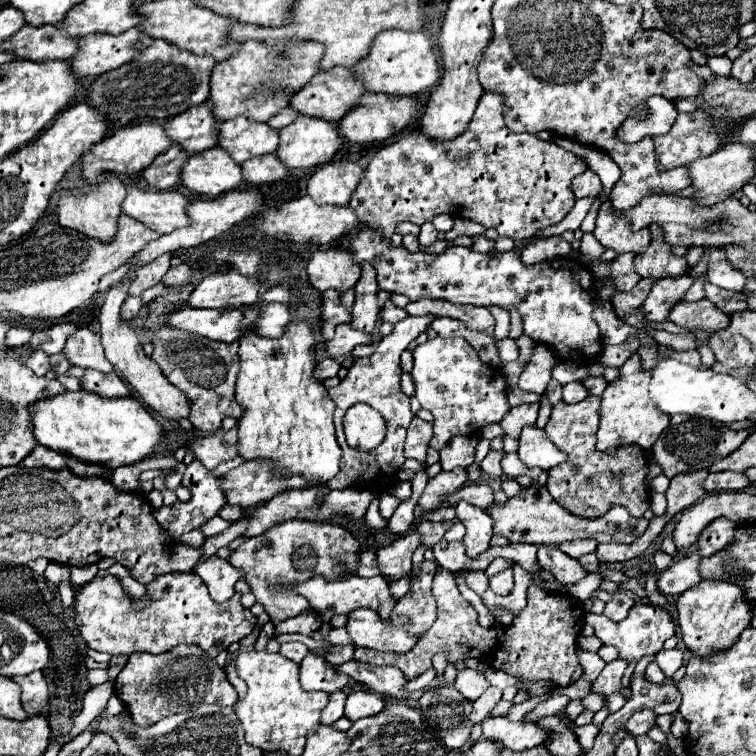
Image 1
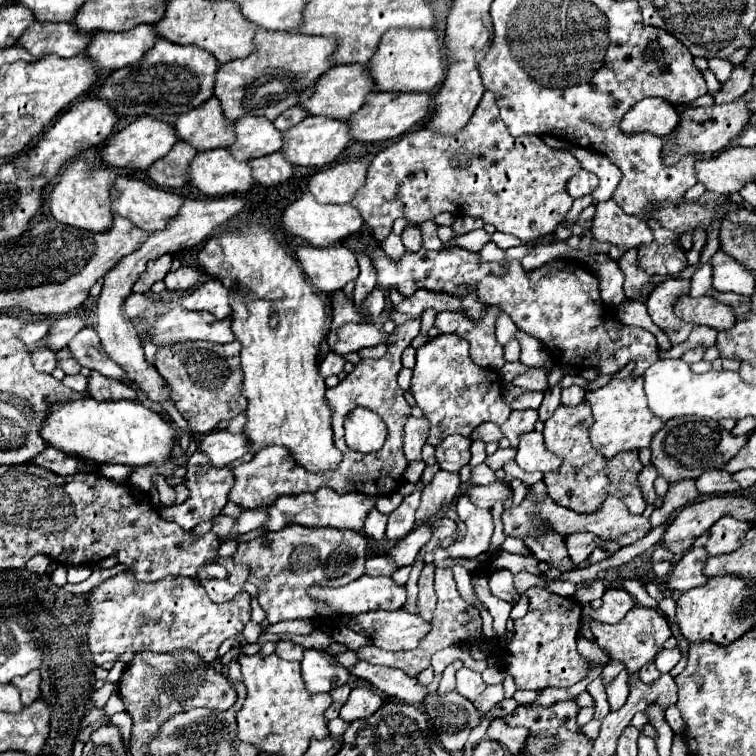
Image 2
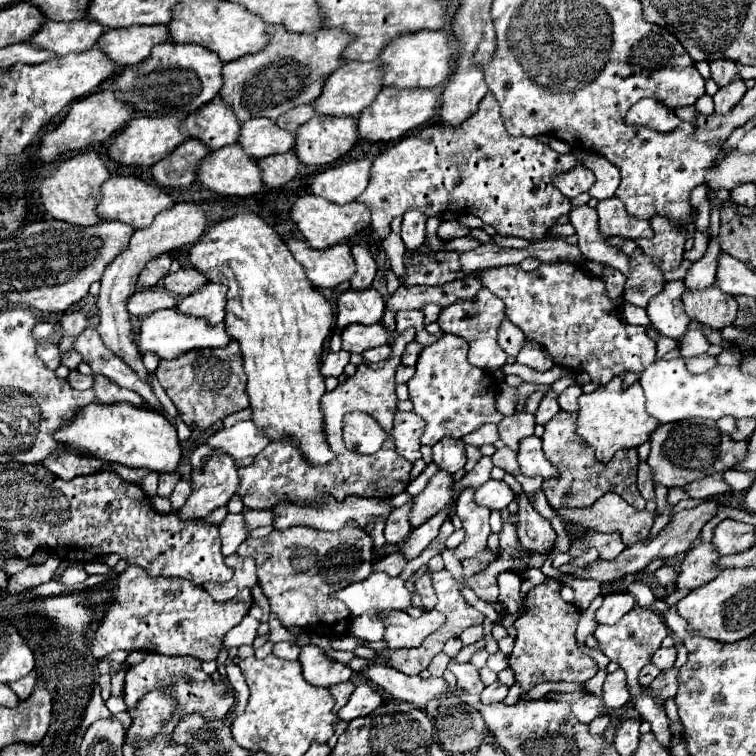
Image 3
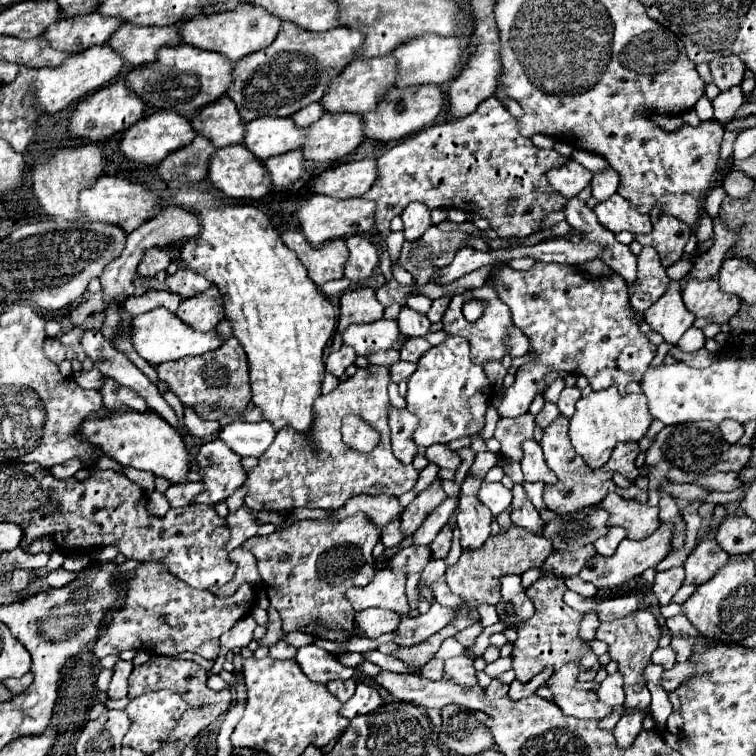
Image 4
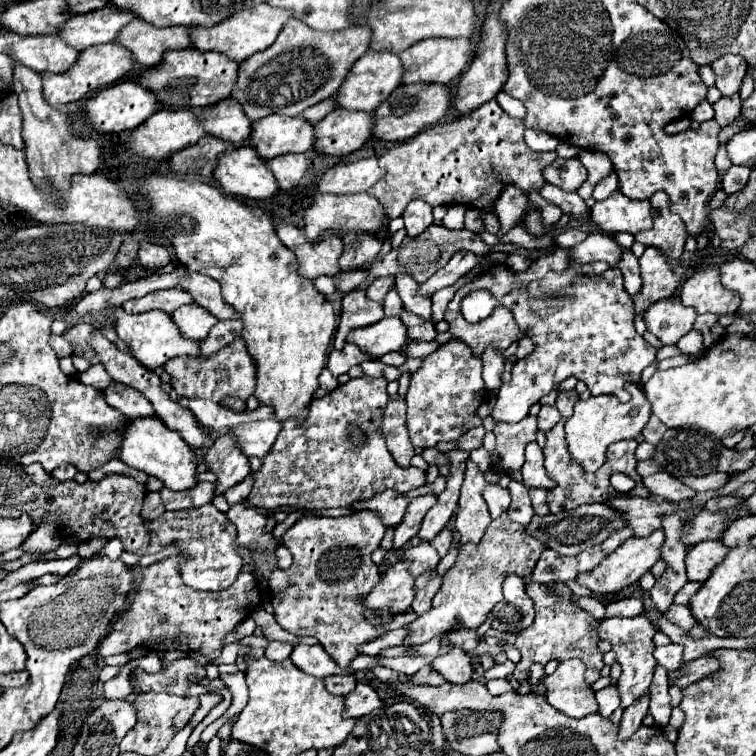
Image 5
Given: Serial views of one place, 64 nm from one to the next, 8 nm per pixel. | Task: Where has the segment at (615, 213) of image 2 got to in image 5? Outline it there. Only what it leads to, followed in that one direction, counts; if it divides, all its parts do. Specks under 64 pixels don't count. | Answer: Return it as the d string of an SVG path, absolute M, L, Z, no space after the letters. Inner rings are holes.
M620 190L612 192L606 200L596 202L590 208L592 222L608 234L630 232L636 234L652 226L650 202L648 200L630 200Z

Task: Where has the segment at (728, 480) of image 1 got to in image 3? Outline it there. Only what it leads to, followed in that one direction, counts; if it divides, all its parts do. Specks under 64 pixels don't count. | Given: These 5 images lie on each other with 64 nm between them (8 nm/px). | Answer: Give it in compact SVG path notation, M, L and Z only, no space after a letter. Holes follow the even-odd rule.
M714 474L714 476L708 476L708 478L702 478L702 480L696 480L696 482L690 482L688 486L684 486L684 492L690 496L690 498L710 498L710 496L720 496L720 494L726 494L728 492L728 486L724 486L724 482L720 480L720 474Z

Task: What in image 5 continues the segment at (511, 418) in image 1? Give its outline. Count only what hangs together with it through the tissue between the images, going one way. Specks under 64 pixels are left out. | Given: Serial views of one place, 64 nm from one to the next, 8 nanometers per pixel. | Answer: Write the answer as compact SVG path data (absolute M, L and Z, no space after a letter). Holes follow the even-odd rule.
M528 416L518 424L496 424L496 448L490 452L492 470L502 474L520 472L524 464L524 448L530 442L536 442L536 418Z

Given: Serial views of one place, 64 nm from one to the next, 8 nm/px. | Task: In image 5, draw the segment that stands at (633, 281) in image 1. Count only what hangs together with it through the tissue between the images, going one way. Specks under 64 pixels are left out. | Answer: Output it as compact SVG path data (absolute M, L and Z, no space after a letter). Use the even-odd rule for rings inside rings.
M646 248L640 258L640 272L644 278L642 290L633 298L635 309L635 328L638 334L643 335L646 323L640 312L645 311L650 304L670 298L676 294L682 278L674 272L672 262L666 254L662 254L658 248Z

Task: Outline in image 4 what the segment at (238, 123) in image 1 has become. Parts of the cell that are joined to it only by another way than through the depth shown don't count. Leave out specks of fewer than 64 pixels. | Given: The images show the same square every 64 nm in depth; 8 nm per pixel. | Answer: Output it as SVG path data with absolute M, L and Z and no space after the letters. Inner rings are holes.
M264 116L246 124L244 146L252 150L260 160L280 156L290 150L302 150L306 142L306 130L296 126L292 118Z

